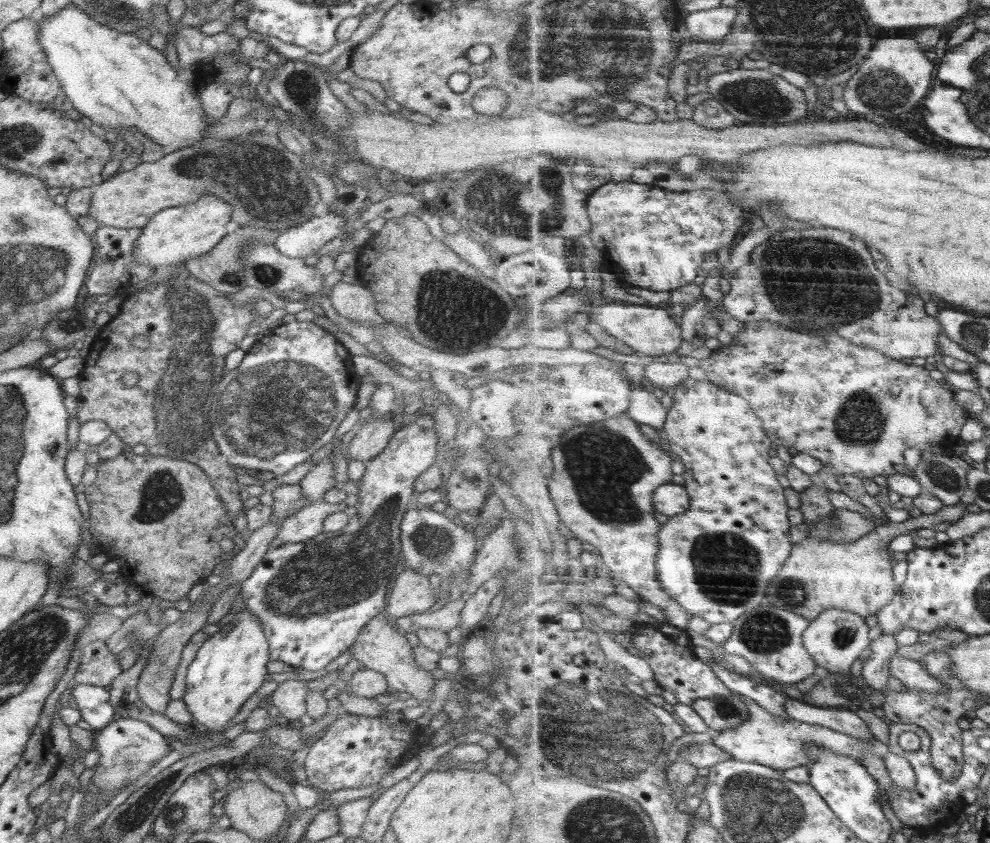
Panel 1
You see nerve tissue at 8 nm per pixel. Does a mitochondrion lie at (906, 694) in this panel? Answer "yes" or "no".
no

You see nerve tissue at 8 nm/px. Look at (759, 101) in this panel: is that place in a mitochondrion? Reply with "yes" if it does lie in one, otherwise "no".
yes

